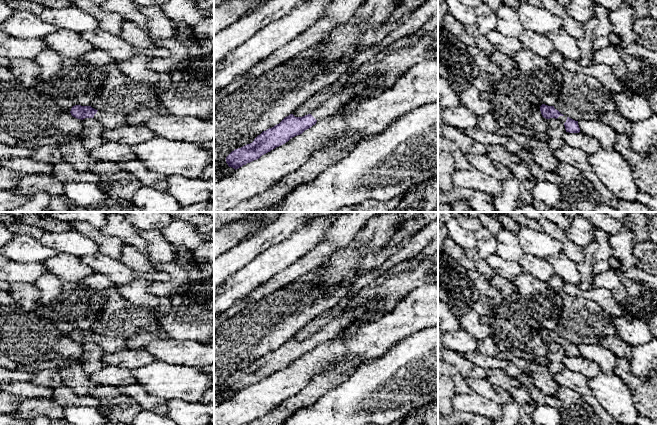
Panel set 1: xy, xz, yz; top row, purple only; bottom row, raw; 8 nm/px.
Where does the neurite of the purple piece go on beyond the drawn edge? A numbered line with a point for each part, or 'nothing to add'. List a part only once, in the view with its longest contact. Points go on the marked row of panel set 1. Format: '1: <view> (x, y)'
1: xy (109, 120)

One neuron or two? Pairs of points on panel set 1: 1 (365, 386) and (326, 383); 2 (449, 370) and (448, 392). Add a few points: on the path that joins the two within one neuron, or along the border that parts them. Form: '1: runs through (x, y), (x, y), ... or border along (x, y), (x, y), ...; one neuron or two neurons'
1: border along (357, 369), (320, 398); two neurons
2: border along (448, 375), (453, 382), (456, 393); two neurons

